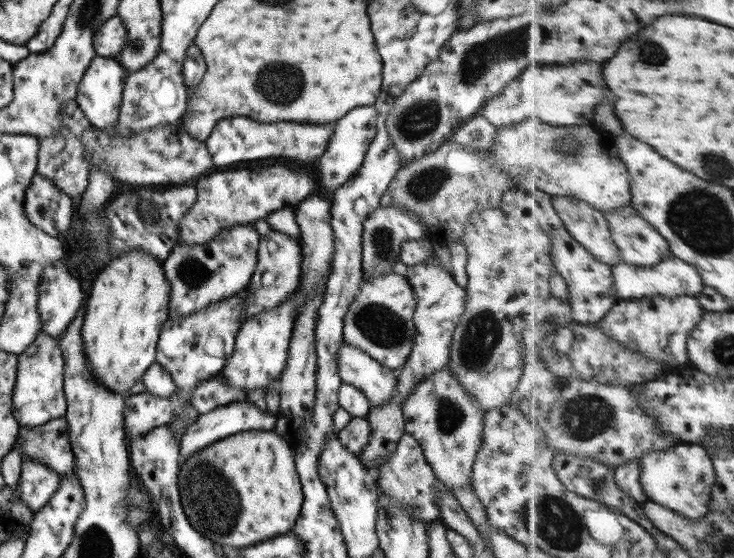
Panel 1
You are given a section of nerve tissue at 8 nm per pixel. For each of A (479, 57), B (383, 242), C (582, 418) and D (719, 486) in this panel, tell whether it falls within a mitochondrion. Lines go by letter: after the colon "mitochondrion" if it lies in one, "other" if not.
A: mitochondrion
B: mitochondrion
C: mitochondrion
D: other

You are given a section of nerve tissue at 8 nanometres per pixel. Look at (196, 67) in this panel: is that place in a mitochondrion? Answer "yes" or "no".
no

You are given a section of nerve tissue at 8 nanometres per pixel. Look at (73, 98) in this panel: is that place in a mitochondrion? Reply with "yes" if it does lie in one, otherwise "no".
no

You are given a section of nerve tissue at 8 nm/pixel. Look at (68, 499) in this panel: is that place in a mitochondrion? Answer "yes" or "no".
yes

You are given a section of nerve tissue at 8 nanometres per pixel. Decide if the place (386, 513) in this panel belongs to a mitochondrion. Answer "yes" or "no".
no

